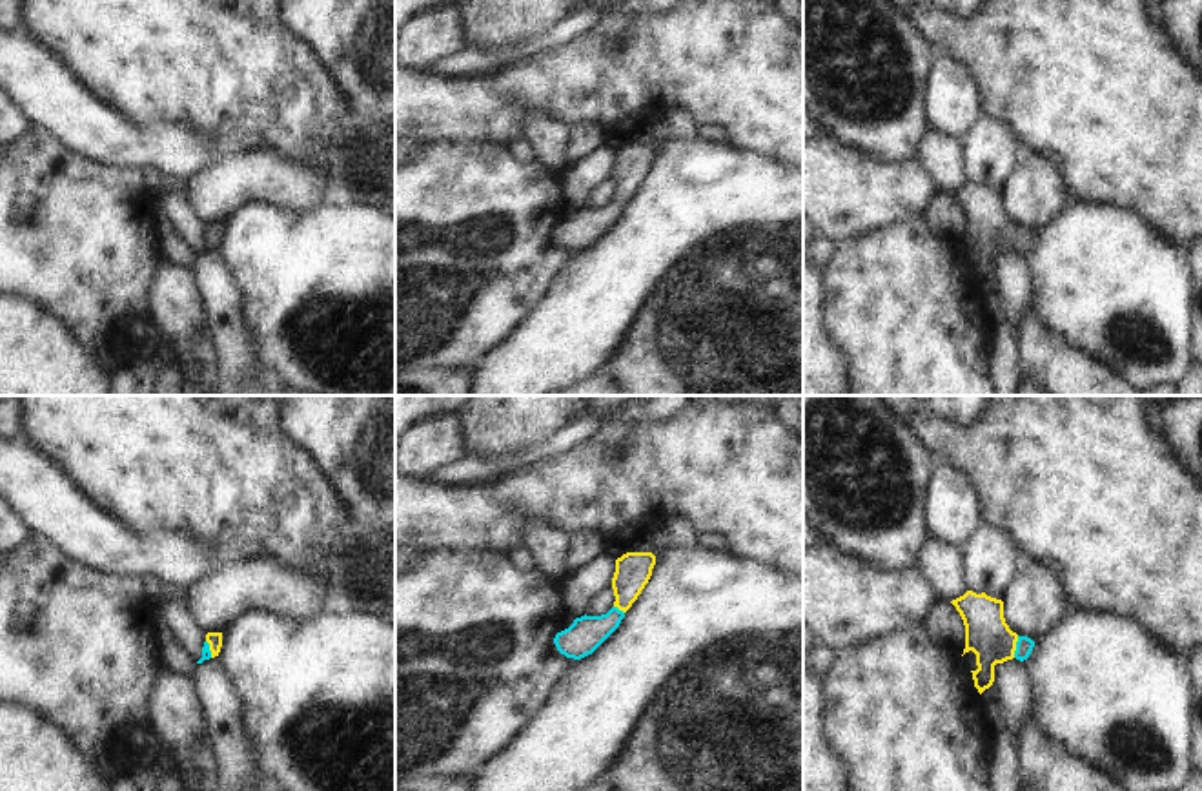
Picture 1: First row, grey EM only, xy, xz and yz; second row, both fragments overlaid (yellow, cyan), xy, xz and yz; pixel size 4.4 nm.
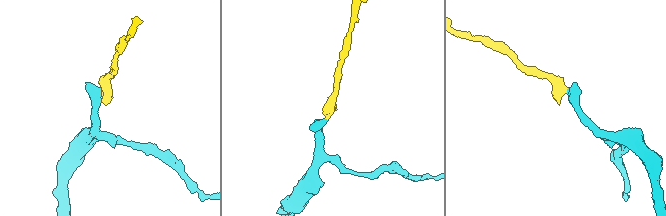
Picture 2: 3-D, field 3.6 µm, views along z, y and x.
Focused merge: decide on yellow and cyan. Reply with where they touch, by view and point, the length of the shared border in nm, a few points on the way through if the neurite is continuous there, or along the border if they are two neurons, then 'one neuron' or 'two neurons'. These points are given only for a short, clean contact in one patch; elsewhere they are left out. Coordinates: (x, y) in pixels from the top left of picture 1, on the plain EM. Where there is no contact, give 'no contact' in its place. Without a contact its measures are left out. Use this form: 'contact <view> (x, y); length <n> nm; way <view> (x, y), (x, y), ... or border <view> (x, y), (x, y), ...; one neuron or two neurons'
contact yz (1015, 239); length 100 nm; way yz (988, 226), (997, 236), (1015, 239), (1024, 237); one neuron

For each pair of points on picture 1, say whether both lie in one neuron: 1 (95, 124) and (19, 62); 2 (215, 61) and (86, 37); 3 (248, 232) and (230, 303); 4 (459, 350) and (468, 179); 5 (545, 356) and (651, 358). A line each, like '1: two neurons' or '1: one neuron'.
1: one neuron
2: one neuron
3: two neurons
4: one neuron
5: two neurons

